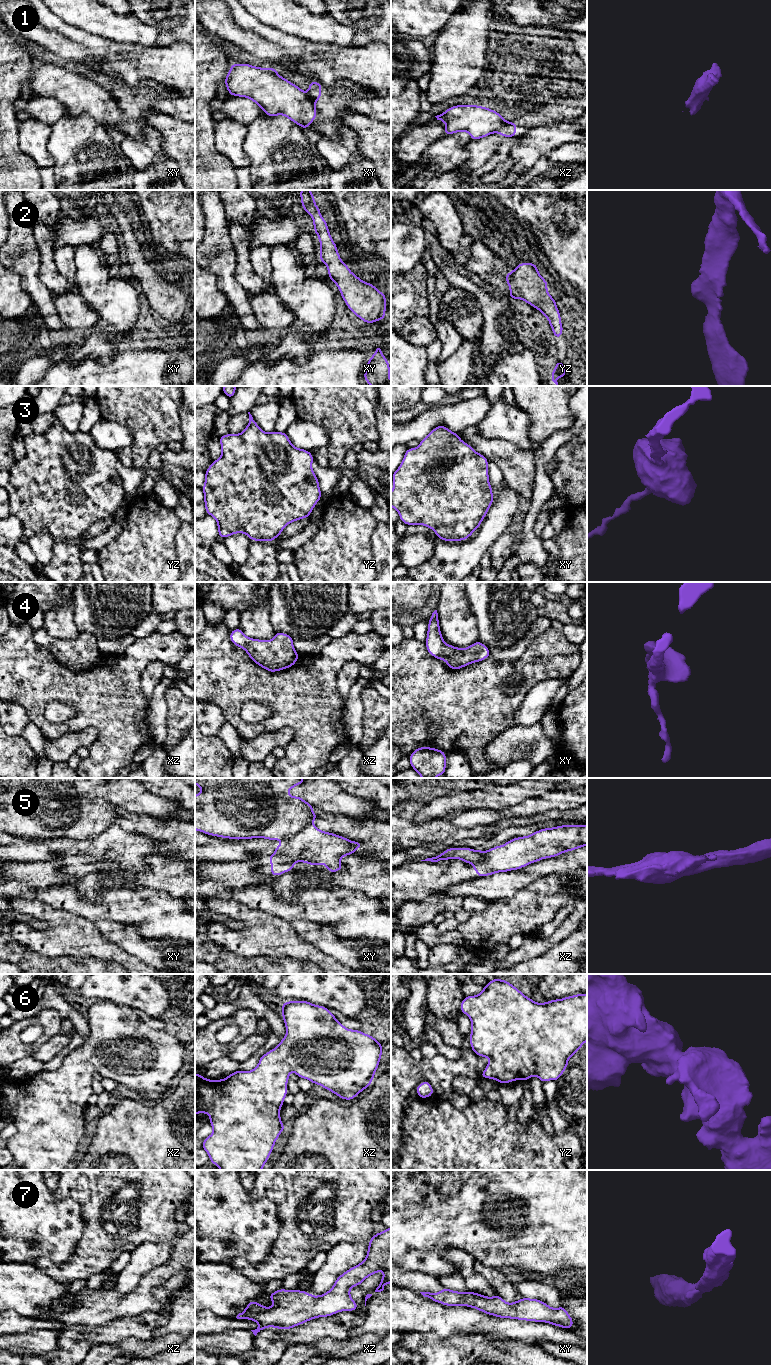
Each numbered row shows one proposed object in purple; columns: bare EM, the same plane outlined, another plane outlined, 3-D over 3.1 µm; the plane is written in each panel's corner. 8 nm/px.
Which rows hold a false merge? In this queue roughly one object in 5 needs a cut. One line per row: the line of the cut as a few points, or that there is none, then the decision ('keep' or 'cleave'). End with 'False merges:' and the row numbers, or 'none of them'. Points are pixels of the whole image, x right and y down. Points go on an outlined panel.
1: cut xz (506, 121), (493, 132); cleave
2: cut none; keep
3: cut none; keep
4: cut none; keep
5: cut xy (312, 823), (281, 840); cleave
6: cut none; keep
7: cut none; keep
False merges: 1, 5

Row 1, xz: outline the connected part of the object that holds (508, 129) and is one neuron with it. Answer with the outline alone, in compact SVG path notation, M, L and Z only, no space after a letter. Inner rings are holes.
M506 122L502 127L496 130L494 133L498 133L506 138L516 137L516 126L515 122Z

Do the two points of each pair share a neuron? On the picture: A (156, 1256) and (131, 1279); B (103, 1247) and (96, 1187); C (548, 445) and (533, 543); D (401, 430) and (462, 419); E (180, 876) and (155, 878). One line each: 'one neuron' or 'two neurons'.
A: one neuron
B: one neuron
C: one neuron
D: one neuron
E: one neuron

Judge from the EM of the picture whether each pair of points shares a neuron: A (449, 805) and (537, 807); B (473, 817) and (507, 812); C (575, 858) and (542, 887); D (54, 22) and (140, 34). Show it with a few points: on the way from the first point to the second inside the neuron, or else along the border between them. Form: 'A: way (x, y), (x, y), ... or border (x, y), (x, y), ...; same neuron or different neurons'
A: border (530, 797), (500, 809), (485, 808); different neurons
B: way (481, 817), (499, 815); same neuron
C: border (576, 870), (561, 874), (548, 874), (536, 880); different neurons
D: border (51, 10), (66, 22), (92, 33); different neurons

